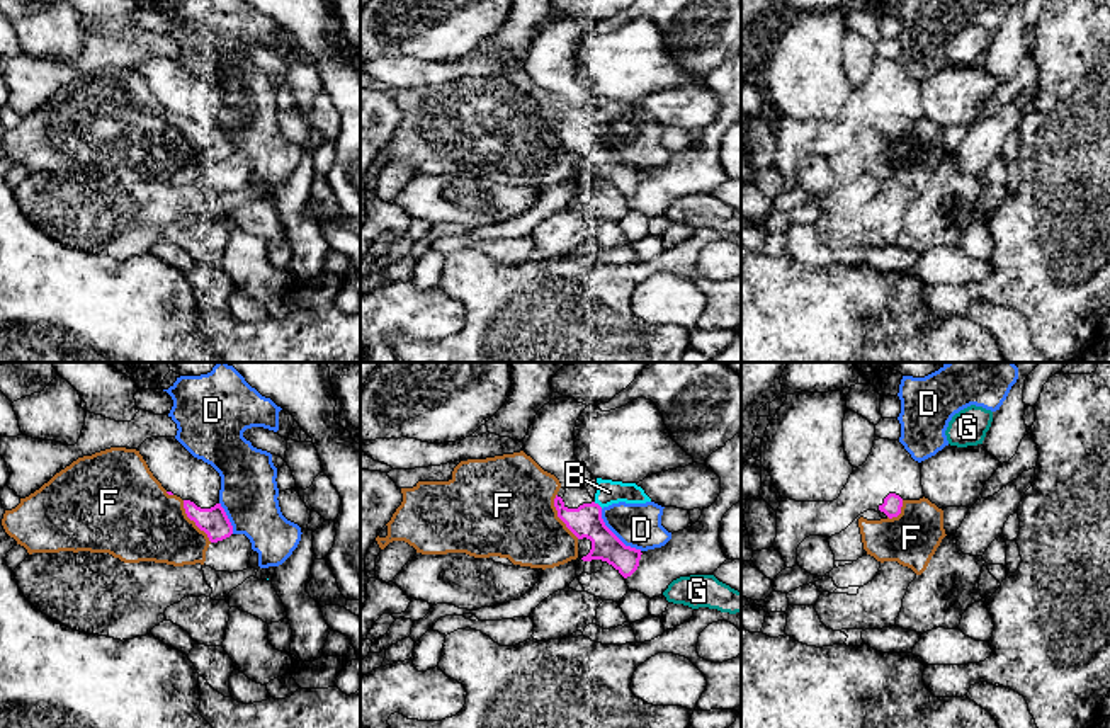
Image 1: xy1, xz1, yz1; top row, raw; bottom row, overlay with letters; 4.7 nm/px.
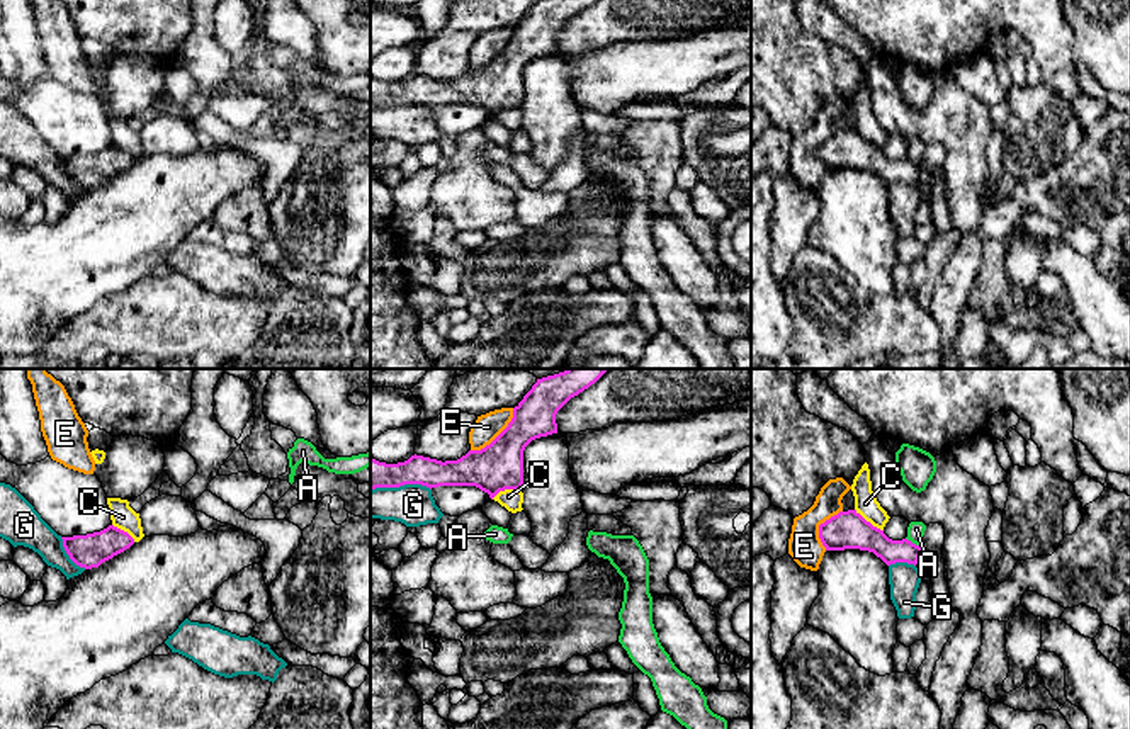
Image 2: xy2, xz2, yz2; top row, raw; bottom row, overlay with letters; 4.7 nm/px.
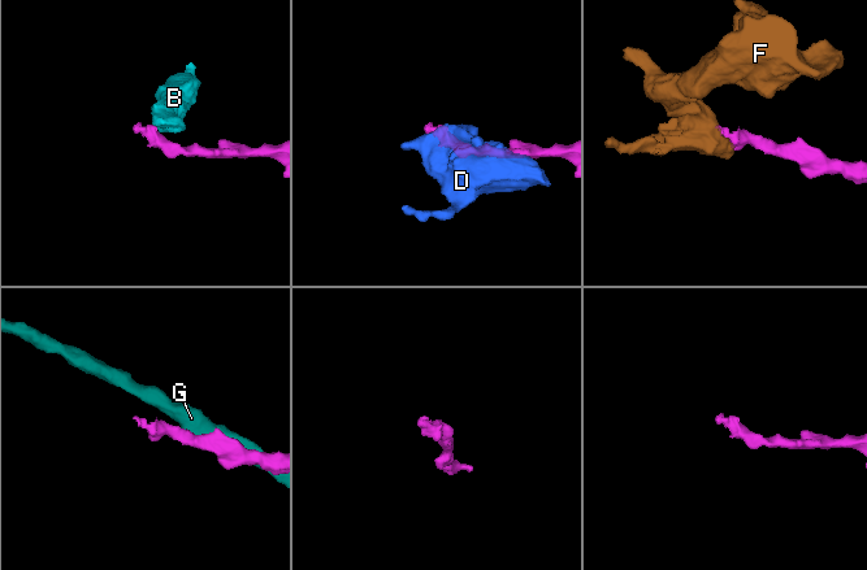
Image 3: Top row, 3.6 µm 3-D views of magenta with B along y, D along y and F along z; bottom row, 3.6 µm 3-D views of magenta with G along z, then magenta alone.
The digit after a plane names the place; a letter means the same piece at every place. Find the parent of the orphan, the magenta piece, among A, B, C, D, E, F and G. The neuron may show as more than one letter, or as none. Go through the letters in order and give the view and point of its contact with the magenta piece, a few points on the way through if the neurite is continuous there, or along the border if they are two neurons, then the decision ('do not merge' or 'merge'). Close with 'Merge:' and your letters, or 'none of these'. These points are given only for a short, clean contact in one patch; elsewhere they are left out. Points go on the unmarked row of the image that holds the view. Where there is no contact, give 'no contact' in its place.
A: yz2 (911, 162) | along yz2 (906, 157), (920, 165) | do not merge
B: xz1 (597, 123) | do not merge
C: yz2 (869, 141) | along yz2 (855, 128), (882, 150) | do not merge
D: xz1 (614, 153) | do not merge
E: xz2 (498, 55) | do not merge
F: xy1 (192, 138) | merge
G: xz2 (400, 104) | do not merge
Merge: F

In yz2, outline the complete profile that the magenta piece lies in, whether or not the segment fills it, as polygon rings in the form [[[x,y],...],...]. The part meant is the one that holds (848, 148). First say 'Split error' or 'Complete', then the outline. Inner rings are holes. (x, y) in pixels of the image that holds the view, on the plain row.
Complete. [[[856,129],[839,131],[819,144],[819,158],[826,170],[860,168],[873,172],[887,185],[918,184],[921,165],[907,158],[892,160],[884,150],[867,141]]]

